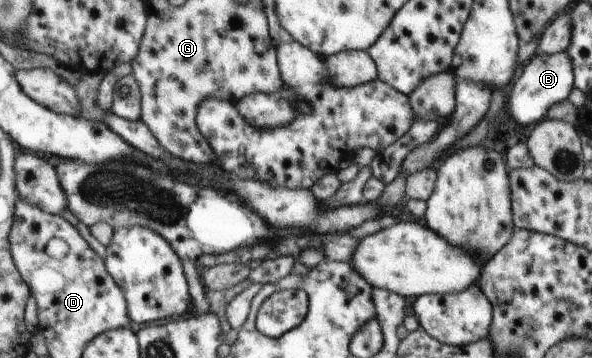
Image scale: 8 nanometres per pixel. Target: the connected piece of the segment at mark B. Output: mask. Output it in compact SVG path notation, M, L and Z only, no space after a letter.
M563 52L555 54L536 54L523 65L517 80L508 87L511 90L507 100L507 114L521 126L541 123L547 117L547 111L553 104L567 100L575 88L575 73L573 72L572 57Z

